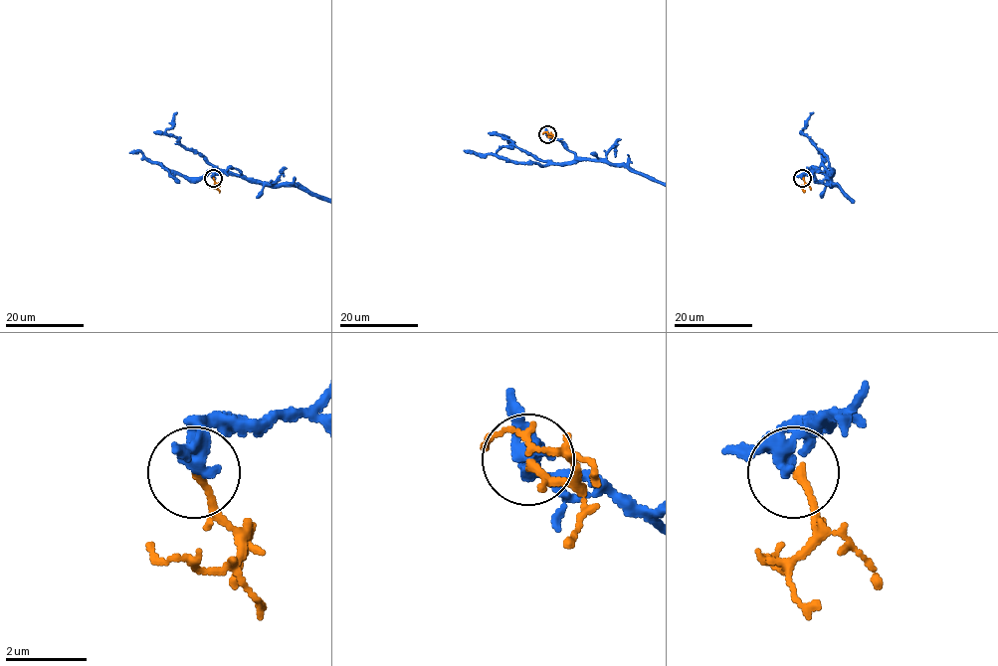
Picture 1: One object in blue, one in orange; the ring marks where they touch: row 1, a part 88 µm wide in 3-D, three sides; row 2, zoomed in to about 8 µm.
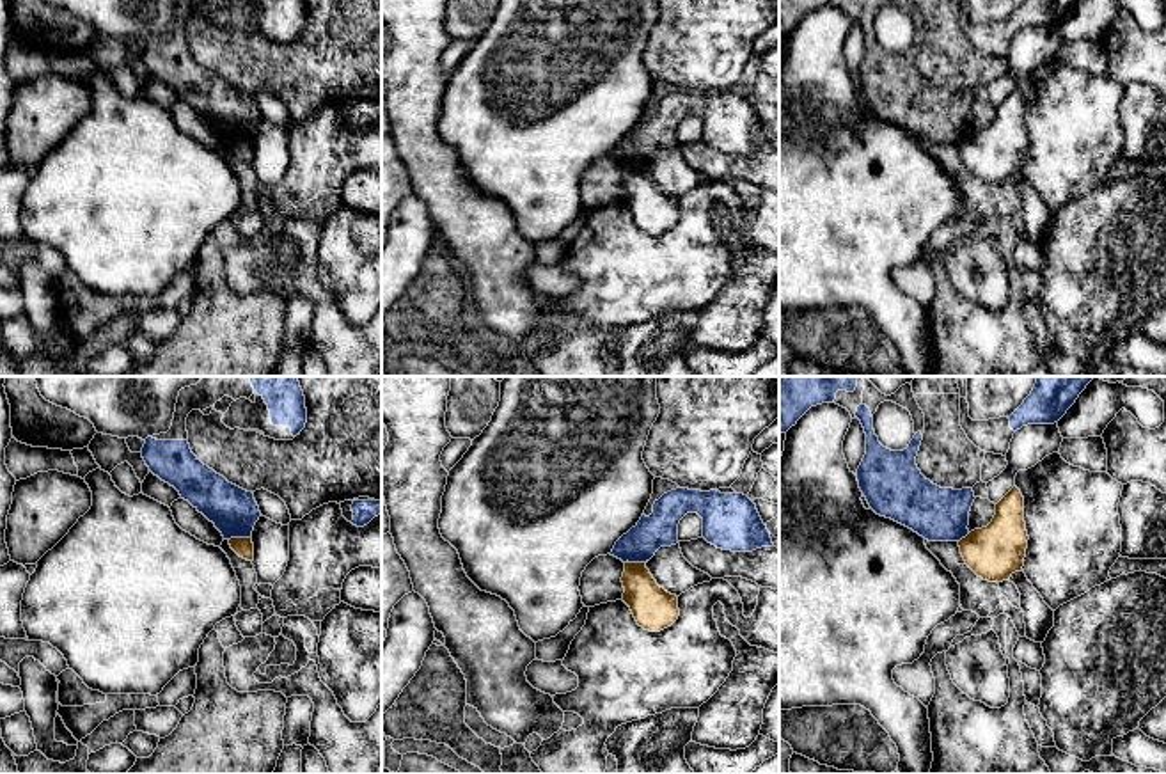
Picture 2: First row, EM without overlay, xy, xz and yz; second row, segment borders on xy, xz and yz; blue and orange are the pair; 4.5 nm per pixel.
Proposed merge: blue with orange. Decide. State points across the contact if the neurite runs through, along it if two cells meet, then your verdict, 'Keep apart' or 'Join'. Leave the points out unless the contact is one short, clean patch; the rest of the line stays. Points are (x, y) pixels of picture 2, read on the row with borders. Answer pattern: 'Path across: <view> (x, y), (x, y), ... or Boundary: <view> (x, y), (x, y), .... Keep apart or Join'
Boundary: xy (251, 537), (233, 537), (229, 540). Keep apart

